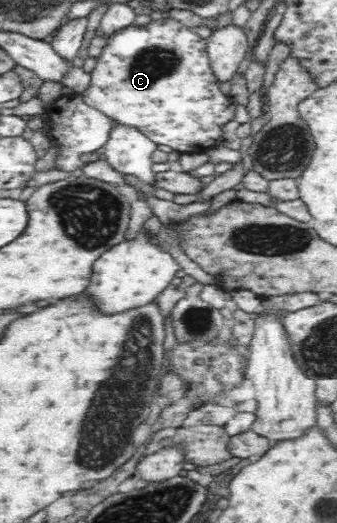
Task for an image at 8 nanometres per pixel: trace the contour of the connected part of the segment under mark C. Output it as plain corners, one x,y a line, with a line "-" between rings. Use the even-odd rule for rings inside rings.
173,18
152,20
145,26
133,25
117,31
107,38
107,44
96,58
89,87
81,95
82,99
89,108
105,114
107,118
139,128
157,145
169,145
182,154
207,152
221,145
224,130
235,124
237,109
237,103
219,88
220,79
209,63
207,47
206,40

